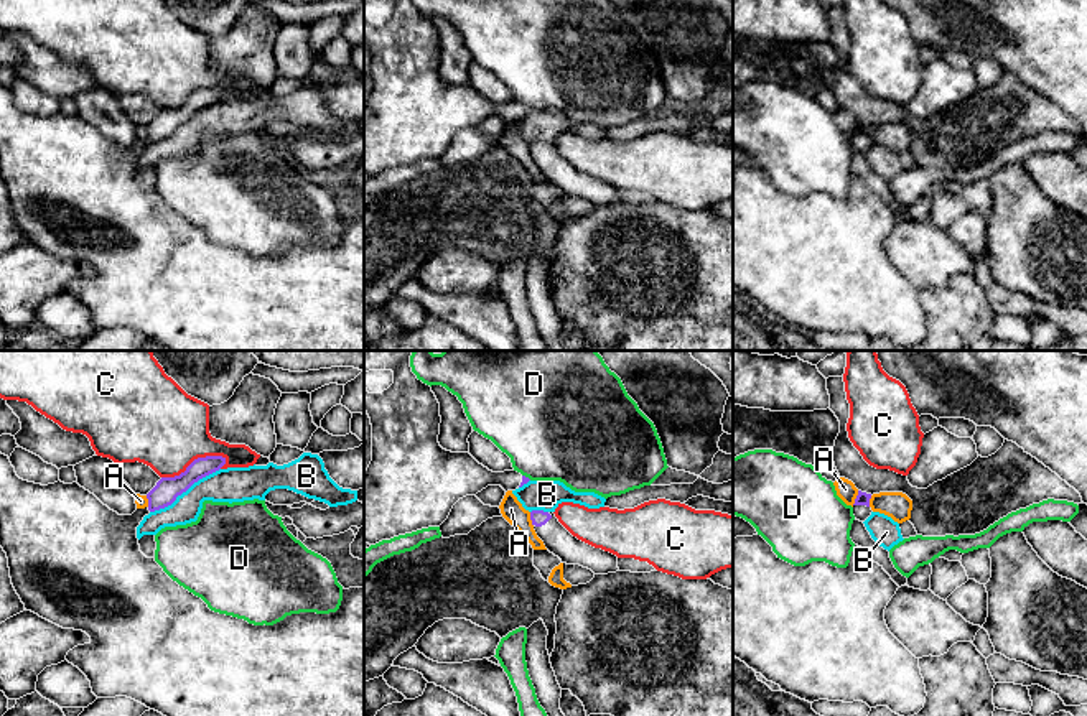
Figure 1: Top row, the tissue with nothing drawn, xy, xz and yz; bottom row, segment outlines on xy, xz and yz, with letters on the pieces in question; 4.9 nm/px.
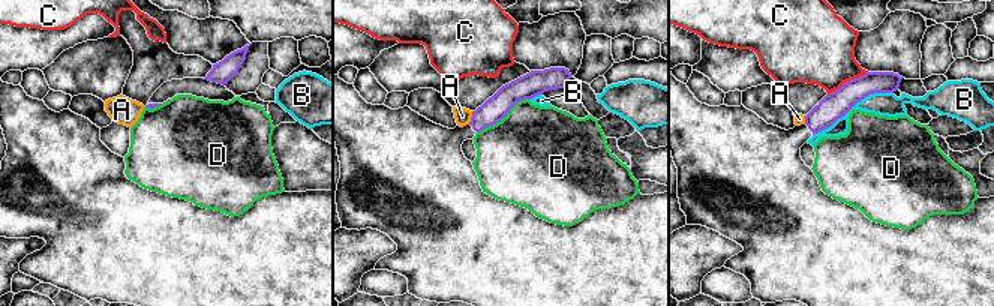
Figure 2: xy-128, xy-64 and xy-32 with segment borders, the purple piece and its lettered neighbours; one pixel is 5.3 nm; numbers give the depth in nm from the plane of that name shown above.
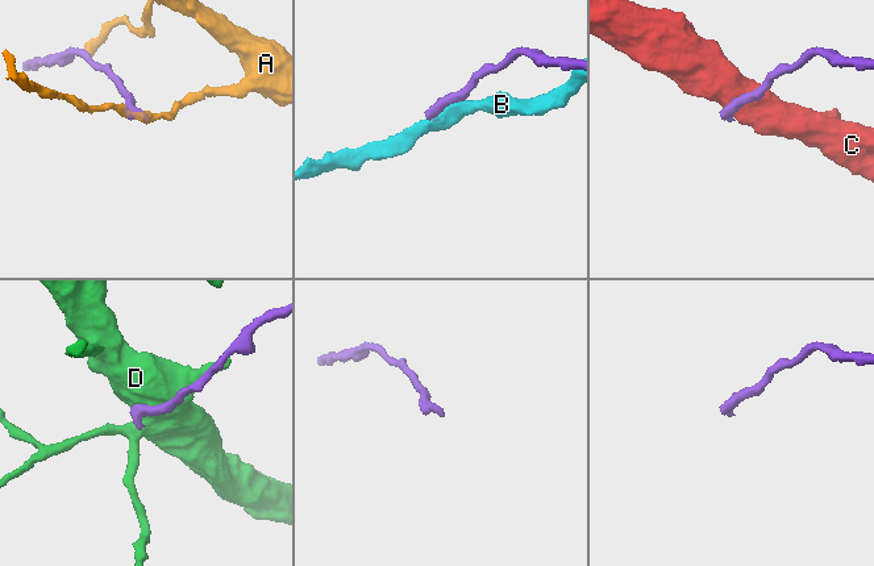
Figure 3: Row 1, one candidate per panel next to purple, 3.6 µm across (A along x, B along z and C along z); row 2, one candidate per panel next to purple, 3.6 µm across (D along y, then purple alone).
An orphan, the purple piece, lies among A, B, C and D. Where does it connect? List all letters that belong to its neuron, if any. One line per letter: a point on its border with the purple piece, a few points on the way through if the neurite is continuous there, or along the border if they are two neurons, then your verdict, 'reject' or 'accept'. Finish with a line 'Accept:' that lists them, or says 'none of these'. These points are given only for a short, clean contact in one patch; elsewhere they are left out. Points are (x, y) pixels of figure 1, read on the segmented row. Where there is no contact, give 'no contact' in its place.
A: yz (857, 497) | along yz (858, 491), (852, 504) | reject
B: xy (185, 491) | along xy (219, 468), (195, 481), (170, 504), (150, 512) | reject
C: xy (193, 461) | reject
D: xz (527, 478) | along xz (522, 474), (531, 479) | reject
Accept: none of these

